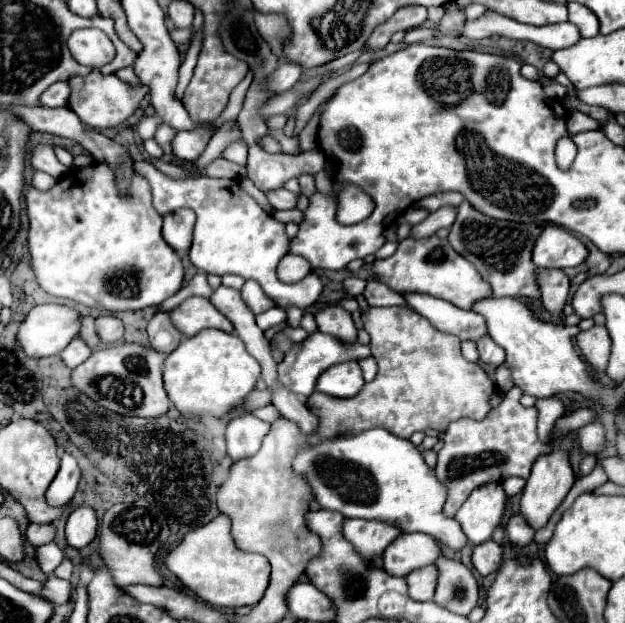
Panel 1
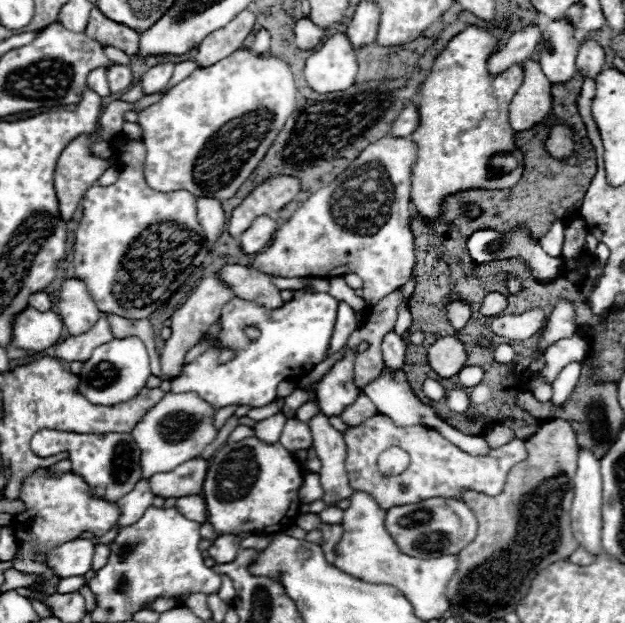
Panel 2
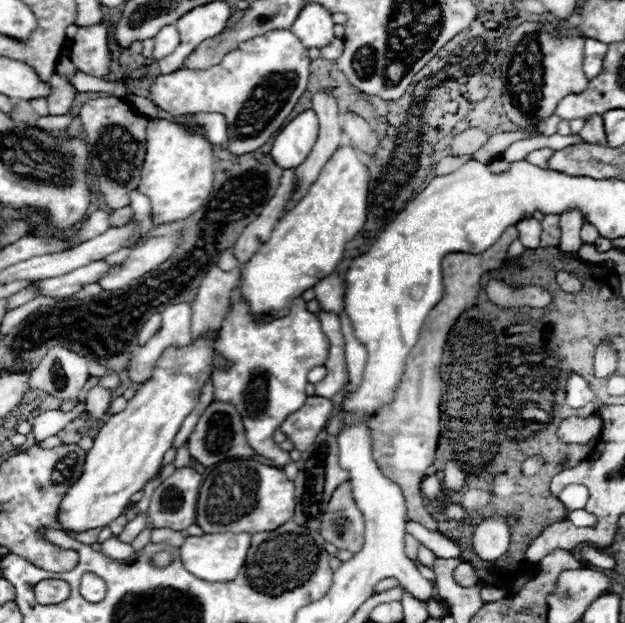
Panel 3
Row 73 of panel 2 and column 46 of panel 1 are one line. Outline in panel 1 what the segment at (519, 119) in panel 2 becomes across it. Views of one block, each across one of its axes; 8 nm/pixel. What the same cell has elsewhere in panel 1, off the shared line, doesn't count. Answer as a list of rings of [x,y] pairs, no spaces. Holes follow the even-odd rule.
[[[30,523],[28,530],[26,530],[26,538],[32,546],[42,546],[42,544],[48,544],[54,540],[54,524],[36,524]]]

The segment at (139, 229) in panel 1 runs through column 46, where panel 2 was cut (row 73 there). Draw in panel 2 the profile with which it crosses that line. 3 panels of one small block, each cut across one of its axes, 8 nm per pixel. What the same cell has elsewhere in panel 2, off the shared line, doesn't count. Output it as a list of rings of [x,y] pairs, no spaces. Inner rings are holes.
[[[240,48],[214,66],[196,68],[160,102],[138,112],[138,124],[146,146],[144,178],[148,186],[162,192],[188,190],[198,198],[232,198],[264,158],[266,150],[286,124],[286,118],[294,112],[294,106],[296,84],[290,66],[272,54],[254,54],[252,50]]]

